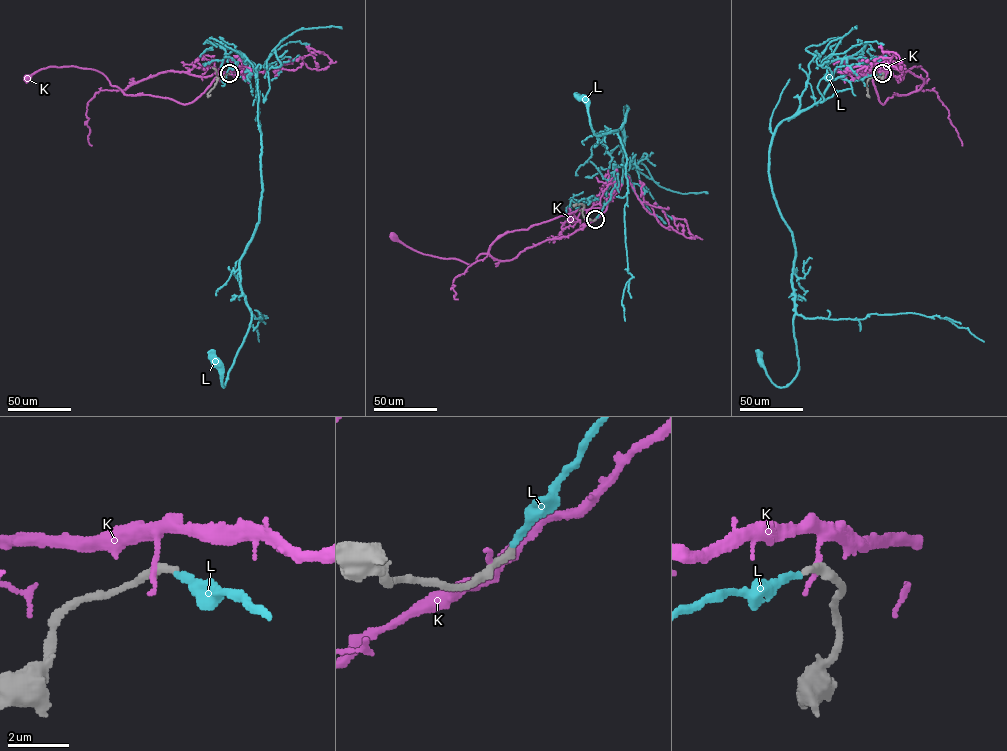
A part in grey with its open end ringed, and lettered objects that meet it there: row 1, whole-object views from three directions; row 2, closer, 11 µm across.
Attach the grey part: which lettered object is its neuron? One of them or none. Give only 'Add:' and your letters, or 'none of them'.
Add: L

